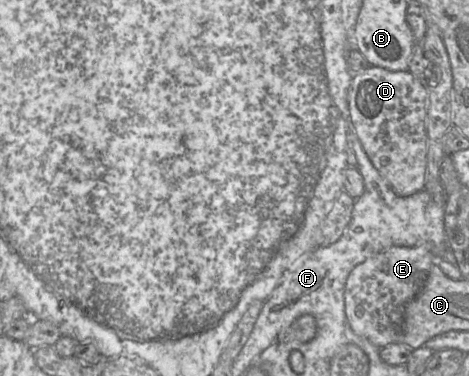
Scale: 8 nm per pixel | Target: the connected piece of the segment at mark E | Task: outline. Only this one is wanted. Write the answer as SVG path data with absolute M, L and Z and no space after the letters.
M392 246L357 265L344 290L345 314L353 332L380 349L398 342L405 309L421 291L435 258L424 246Z

